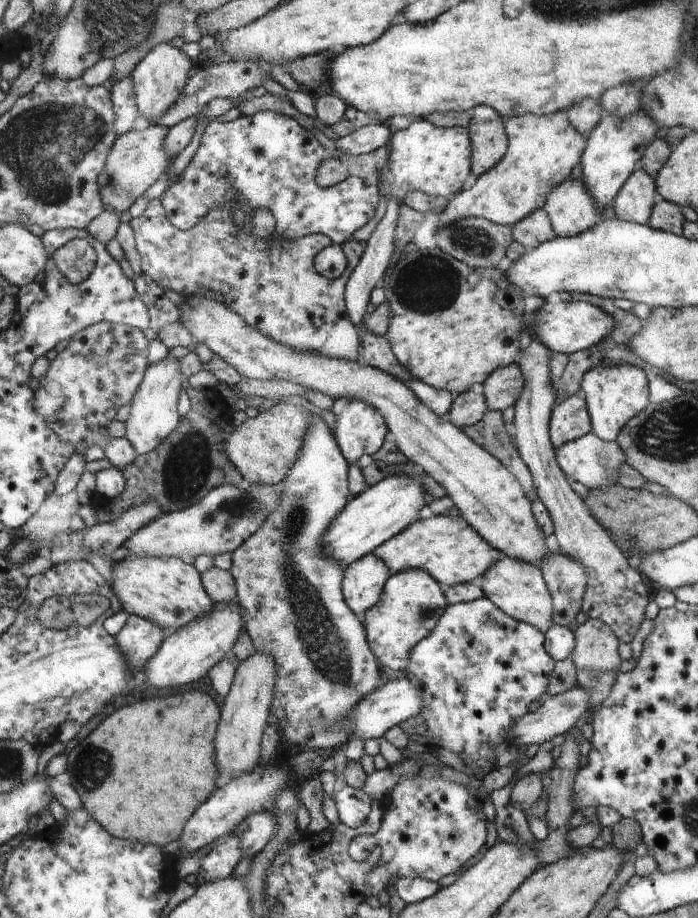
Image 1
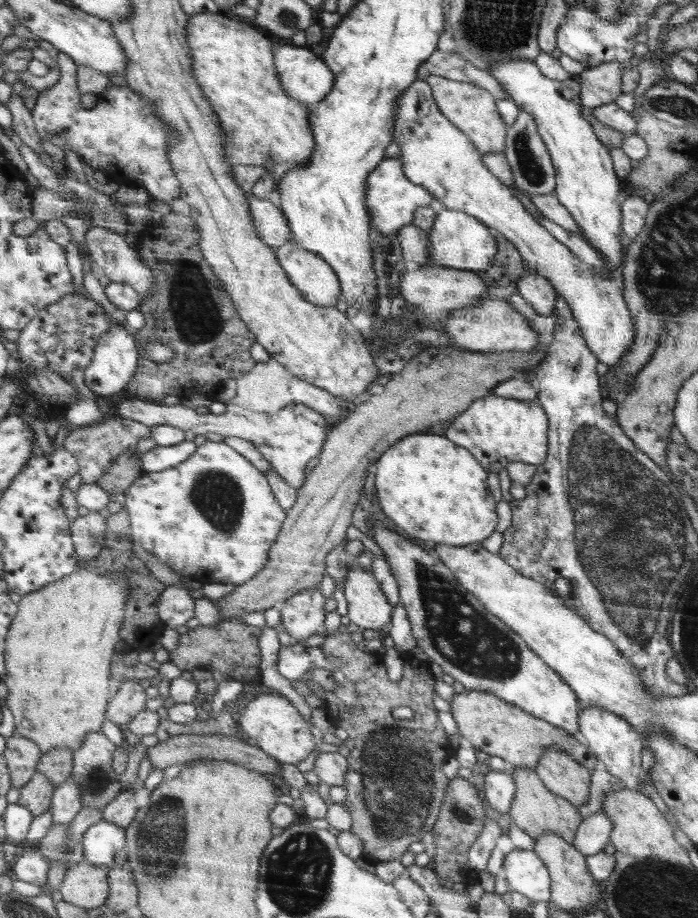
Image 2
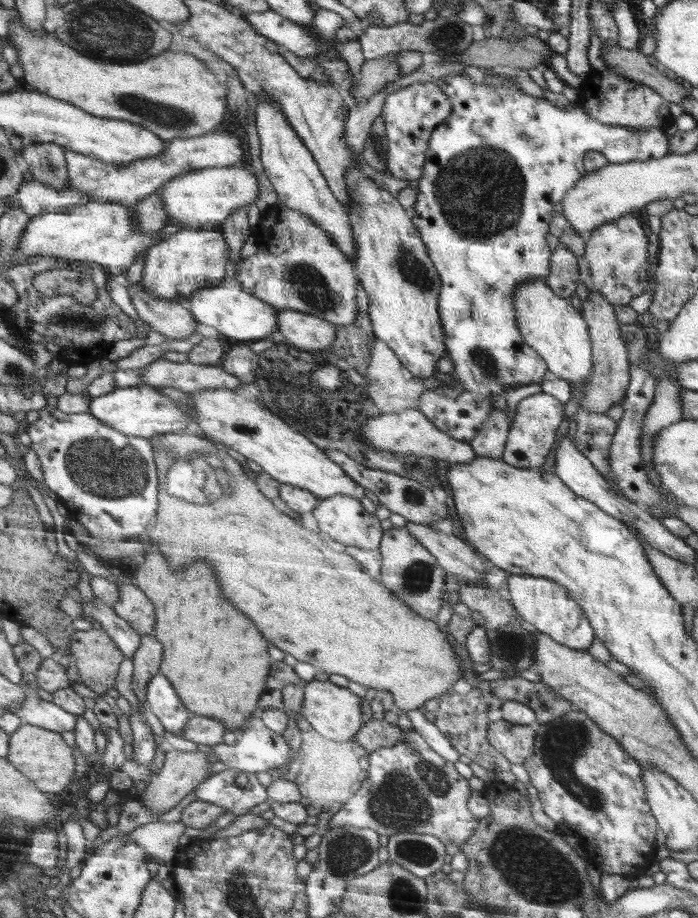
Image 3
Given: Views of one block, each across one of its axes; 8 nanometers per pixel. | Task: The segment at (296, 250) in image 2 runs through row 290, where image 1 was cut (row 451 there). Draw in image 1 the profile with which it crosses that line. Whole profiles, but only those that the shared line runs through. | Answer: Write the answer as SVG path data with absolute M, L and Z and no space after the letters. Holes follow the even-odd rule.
M312 413L312 422L310 422L309 429L306 430L301 452L298 454L297 461L294 462L292 468L289 470L288 476L282 482L283 488L277 508L274 509L273 513L269 514L268 518L265 518L265 524L252 537L248 538L240 549L233 552L233 567L231 571L238 581L239 600L245 610L245 619L248 623L245 629L253 640L253 645L257 650L271 654L277 659L276 693L278 702L282 703L284 709L284 720L277 722L278 728L283 732L288 742L295 744L297 750L318 749L331 753L331 748L338 746L338 744L346 744L350 736L345 733L344 720L348 720L350 712L360 704L362 698L366 698L374 689L380 687L380 668L378 666L377 655L373 653L373 649L369 645L365 625L350 610L349 605L345 602L344 589L342 587L345 568L342 567L342 564L332 554L329 554L326 548L327 535L330 529L333 528L334 521L337 520L342 510L344 510L344 504L346 504L346 496L344 494L348 494L348 478L346 478L348 462L344 460L344 457L333 437L333 431L330 430L330 426L326 426L325 419Z

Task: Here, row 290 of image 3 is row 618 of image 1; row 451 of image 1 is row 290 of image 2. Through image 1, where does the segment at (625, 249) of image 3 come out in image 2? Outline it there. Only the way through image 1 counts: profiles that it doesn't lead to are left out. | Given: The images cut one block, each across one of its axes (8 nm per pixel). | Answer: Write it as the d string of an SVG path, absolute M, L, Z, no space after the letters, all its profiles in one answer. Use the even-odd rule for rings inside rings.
M526 271L517 283L520 296L542 316L552 314L554 310L554 290L552 282L544 276L539 276L531 271Z

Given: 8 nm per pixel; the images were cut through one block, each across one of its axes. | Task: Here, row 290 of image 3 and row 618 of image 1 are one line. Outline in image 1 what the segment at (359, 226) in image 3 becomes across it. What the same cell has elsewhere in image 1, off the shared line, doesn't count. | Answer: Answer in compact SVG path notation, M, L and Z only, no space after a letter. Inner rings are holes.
M404 570L392 574L388 581L385 582L384 595L381 600L369 609L361 619L365 625L365 631L368 635L369 645L373 649L373 653L377 655L377 660L384 667L388 667L390 672L394 670L405 670L408 666L409 656L412 648L418 644L423 638L430 636L432 630L436 628L438 620L444 614L444 608L448 606L442 584L437 579L432 578L423 570Z

